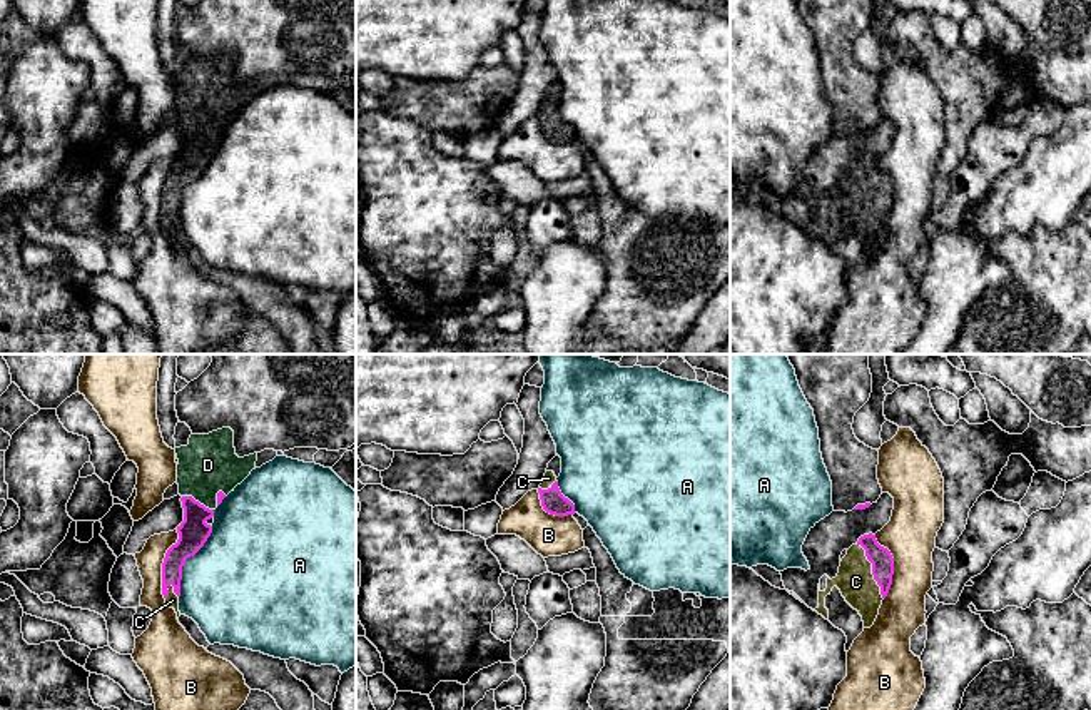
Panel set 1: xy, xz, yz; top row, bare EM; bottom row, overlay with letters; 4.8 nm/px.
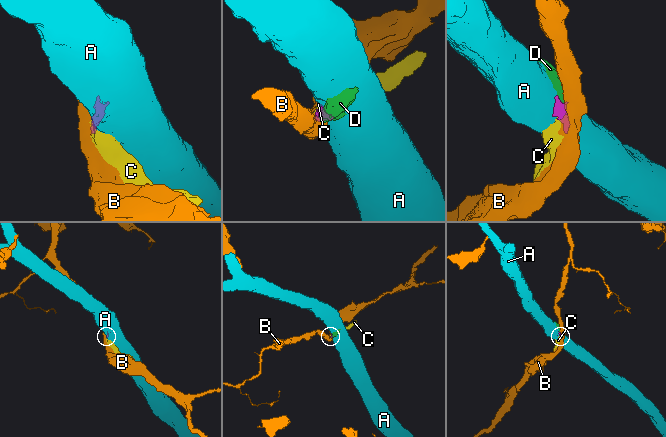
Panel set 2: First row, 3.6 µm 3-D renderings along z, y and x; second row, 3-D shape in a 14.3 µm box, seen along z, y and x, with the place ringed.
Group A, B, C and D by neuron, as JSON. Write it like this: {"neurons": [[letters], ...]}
{"neurons": [["A"], ["B"], ["C", "D"]]}

